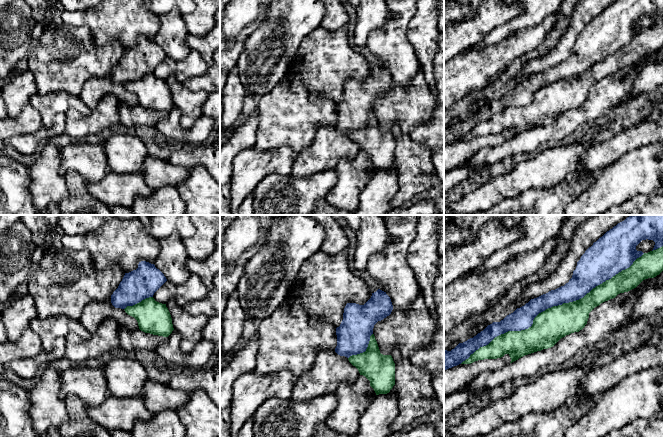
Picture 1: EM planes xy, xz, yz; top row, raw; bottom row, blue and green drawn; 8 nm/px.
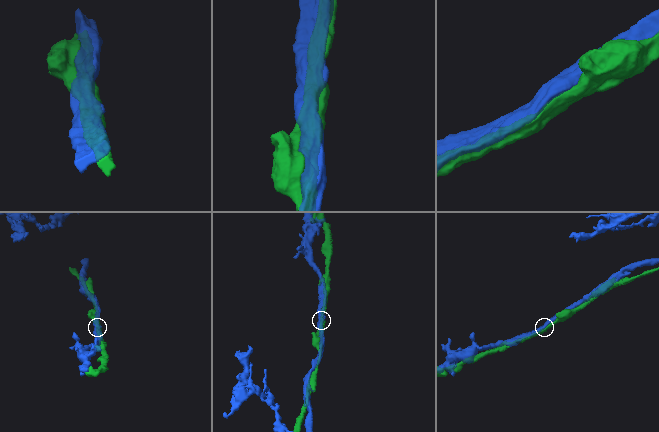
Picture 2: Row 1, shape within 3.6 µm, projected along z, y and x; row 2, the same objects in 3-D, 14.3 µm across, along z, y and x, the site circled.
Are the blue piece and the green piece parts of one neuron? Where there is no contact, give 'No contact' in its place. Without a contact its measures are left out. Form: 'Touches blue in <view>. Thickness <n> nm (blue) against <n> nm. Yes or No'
Touches blue in yz. Thickness 180 nm (blue) against 260 nm. No

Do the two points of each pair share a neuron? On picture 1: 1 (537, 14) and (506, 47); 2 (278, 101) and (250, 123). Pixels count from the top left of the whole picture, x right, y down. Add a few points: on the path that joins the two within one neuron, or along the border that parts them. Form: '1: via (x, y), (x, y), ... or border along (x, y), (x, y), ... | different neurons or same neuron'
1: border along (544, 18), (539, 24), (516, 30), (502, 40) | different neurons
2: border along (257, 107), (255, 140) | different neurons

